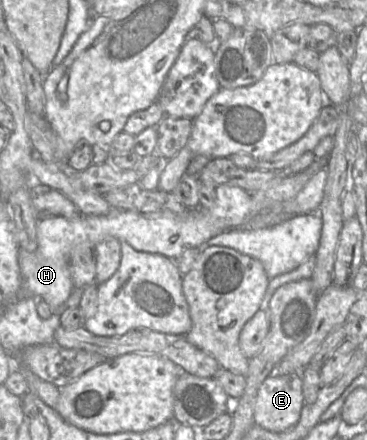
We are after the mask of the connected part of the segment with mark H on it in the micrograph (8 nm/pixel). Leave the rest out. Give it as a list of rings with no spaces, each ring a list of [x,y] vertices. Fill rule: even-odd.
[[[322,168],[295,198],[273,206],[270,210],[264,210],[265,205],[255,202],[252,193],[240,187],[222,184],[215,188],[216,200],[212,207],[188,208],[177,217],[146,218],[132,211],[113,209],[109,214],[102,216],[82,214],[75,219],[62,216],[39,219],[36,229],[36,250],[28,252],[18,249],[24,295],[42,297],[49,304],[52,314],[58,313],[74,288],[70,274],[70,258],[78,246],[95,246],[106,238],[114,237],[126,241],[137,251],[176,257],[190,248],[202,249],[209,239],[225,231],[243,228],[249,219],[261,212],[282,212],[288,216],[318,212],[323,201],[327,178],[327,169]]]

